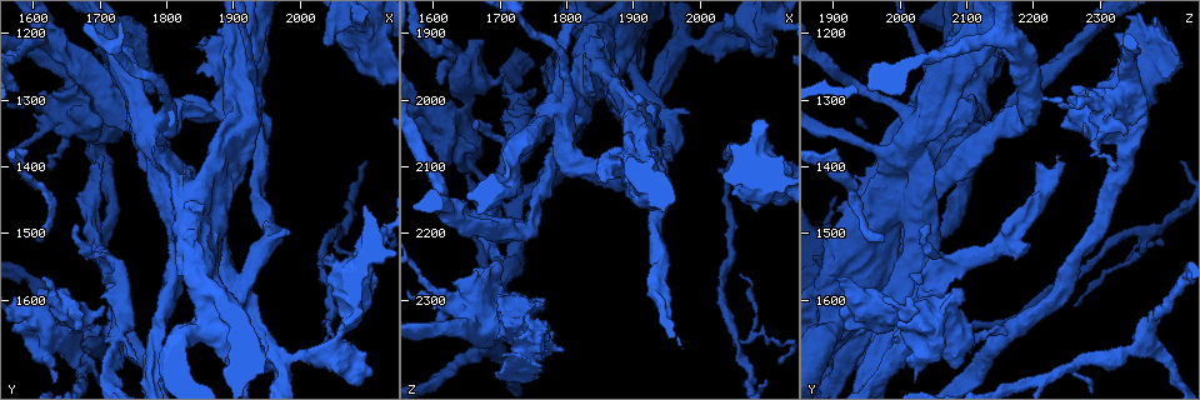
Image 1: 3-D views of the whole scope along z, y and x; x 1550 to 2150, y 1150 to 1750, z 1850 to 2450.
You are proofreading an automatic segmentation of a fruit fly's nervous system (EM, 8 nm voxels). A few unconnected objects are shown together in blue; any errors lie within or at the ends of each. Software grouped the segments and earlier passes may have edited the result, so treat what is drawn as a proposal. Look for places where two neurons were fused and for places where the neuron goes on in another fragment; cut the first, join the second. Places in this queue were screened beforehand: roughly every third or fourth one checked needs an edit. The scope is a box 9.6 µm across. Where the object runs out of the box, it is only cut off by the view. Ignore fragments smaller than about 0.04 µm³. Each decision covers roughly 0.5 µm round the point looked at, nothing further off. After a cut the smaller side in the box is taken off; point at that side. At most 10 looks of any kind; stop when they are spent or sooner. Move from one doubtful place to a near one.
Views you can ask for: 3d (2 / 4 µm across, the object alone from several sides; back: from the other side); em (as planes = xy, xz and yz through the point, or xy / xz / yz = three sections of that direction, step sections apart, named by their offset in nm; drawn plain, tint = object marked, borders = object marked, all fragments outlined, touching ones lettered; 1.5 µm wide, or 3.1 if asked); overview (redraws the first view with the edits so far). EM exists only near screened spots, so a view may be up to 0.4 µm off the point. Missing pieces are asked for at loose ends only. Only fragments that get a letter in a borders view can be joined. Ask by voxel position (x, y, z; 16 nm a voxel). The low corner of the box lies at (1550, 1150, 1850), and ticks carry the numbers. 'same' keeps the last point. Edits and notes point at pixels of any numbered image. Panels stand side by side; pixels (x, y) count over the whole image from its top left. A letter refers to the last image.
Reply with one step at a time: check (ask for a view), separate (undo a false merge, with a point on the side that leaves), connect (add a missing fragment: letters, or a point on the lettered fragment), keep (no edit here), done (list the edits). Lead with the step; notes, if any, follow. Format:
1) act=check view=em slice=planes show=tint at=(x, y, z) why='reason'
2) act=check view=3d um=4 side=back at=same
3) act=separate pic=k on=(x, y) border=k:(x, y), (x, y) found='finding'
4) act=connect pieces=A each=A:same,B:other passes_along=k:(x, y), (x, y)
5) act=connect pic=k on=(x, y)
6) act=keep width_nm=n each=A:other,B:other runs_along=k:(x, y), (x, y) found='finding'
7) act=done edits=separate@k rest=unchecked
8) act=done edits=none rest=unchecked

act=check view=em slice=planes show=borders at=(2125, 1515, 2395) why='thin end'

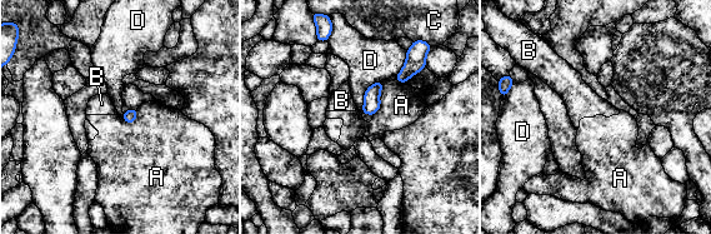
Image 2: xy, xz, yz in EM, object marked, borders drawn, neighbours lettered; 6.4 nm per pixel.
act=keep each=A:other,B:other,C:other,D:other border=2:(381, 80), (380, 108), (372, 115) found='none of them fits'

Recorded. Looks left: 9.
act=check view=em slice=xz step=8 show=tint at=(1750, 1200, 2360) why='calibre changes'

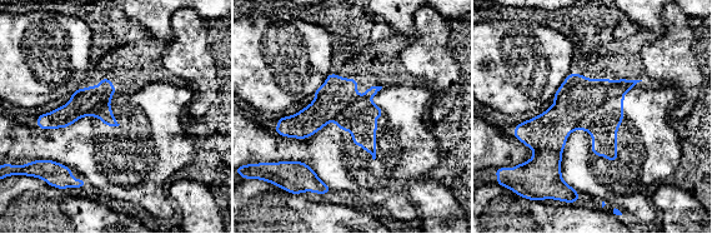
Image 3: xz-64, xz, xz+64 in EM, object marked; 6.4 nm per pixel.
act=check view=em slice=planes show=borders at=same why='cut it another way'

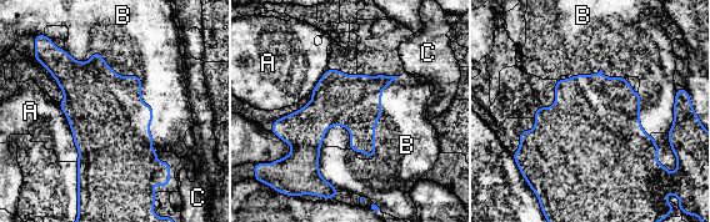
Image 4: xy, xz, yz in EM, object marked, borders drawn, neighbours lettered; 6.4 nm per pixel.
act=keep each=A:other,B:other,C:other border=4:(65, 50), (141, 80), (156, 152) found='all the same neuron'

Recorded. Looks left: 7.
act=check view=em slice=planes show=borders at=(1715, 1645, 2160) why='sudden change in width'

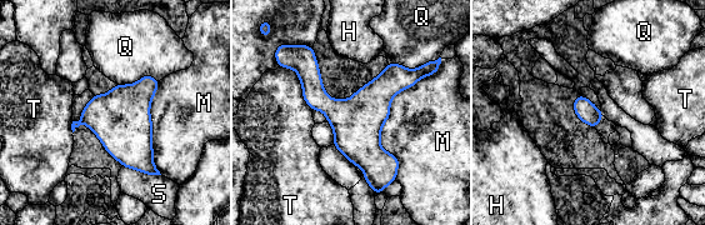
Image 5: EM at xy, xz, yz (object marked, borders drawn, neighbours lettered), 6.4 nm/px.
act=keep longest_contact=M:700nm each=H:other,M:other,Q:other,S:other,T:other runs_along=5:(309, 50), (313, 90), (378, 181) found='continuous, no second neuron'

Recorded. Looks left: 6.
act=check view=3d um=4 at=(1615, 1570, 1910) why='stops while still wide'

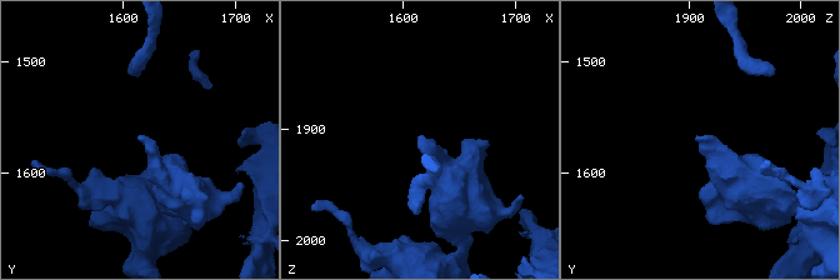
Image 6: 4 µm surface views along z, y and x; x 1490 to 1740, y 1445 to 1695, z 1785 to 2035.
act=check view=em slice=planes show=borders at=(1614, 1568, 1908)

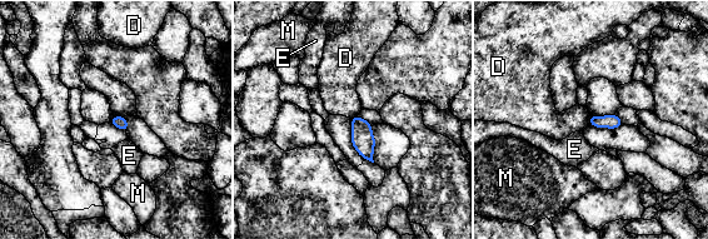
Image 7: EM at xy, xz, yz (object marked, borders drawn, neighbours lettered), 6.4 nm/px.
act=keep each=D:other,E:other,M:other border=7:(591, 116), (588, 123) found='no lettered fragment goes on from it'

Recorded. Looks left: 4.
act=done edits=none rest=unchecked

